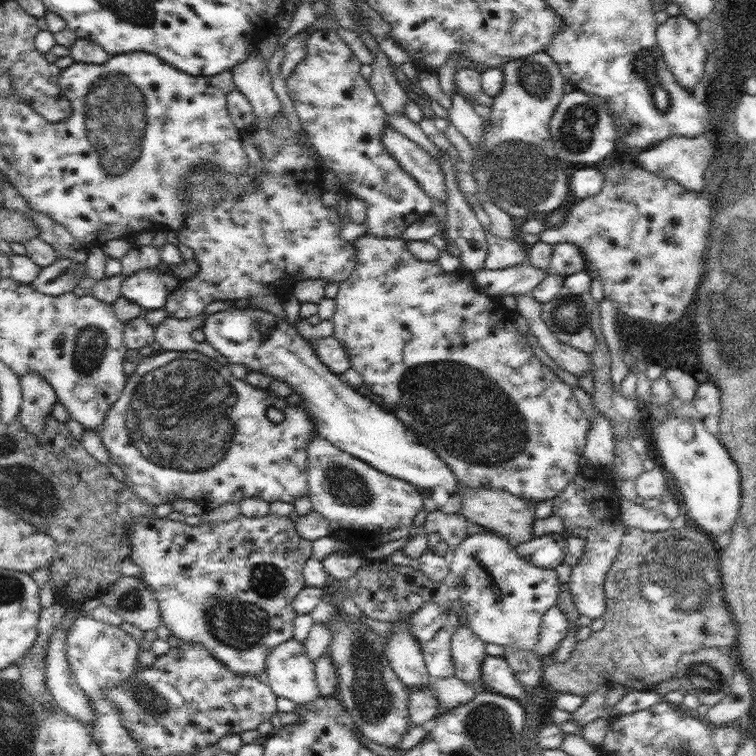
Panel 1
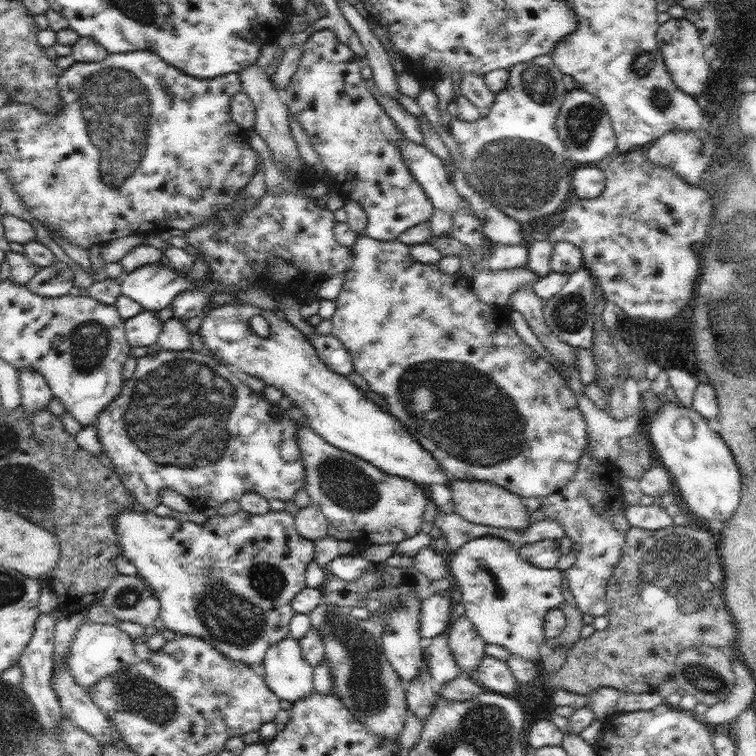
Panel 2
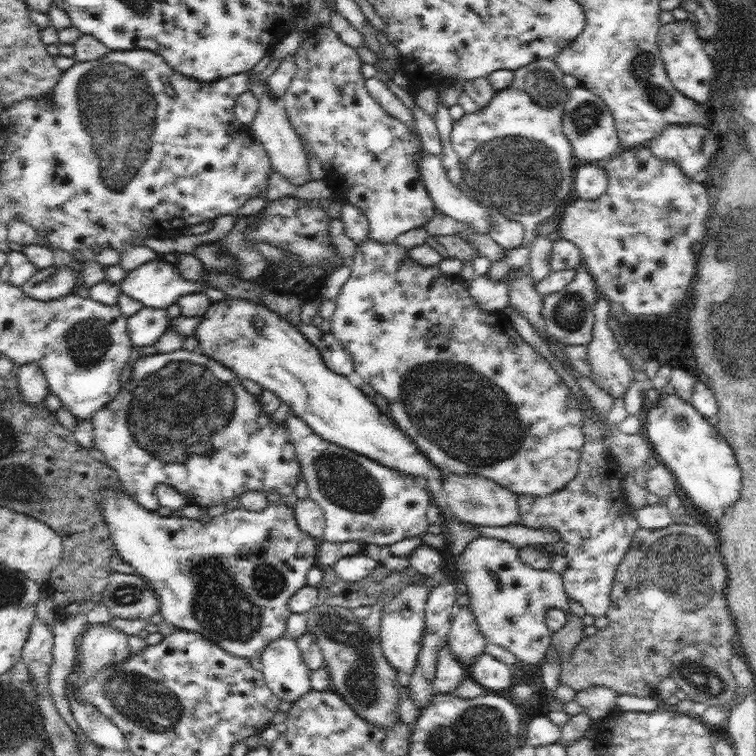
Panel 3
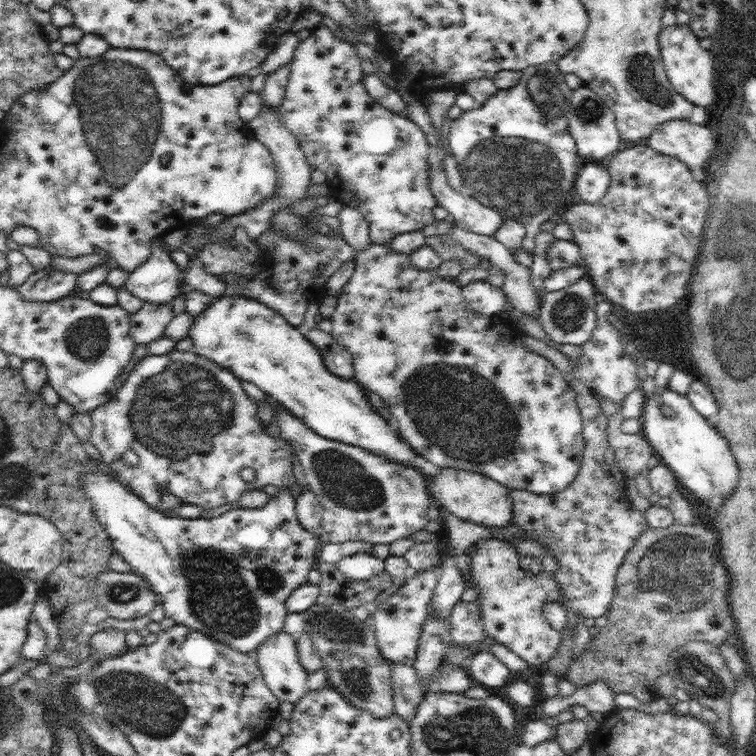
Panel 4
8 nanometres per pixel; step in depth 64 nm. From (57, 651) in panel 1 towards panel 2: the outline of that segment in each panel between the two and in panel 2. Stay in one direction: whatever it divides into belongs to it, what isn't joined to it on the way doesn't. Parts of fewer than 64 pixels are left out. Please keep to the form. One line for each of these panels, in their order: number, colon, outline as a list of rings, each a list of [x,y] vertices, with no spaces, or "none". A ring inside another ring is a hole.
2: [[[55,664],[53,674],[53,688],[59,696],[59,702],[63,706],[63,714],[79,728],[83,728],[87,734],[101,740],[101,744],[113,744],[111,734],[115,732],[113,724],[107,720],[107,716],[93,704],[93,700],[87,696],[87,690],[83,690],[77,684],[77,678],[69,666]]]

